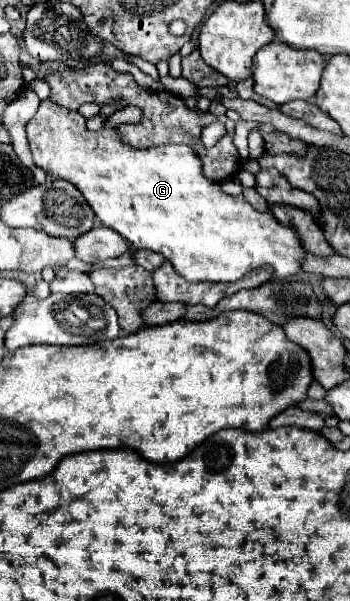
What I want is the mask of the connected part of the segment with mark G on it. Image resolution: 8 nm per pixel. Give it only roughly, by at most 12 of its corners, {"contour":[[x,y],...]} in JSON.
{"contour":[[42,100],[34,162],[194,282],[304,276],[298,232],[188,146]]}

